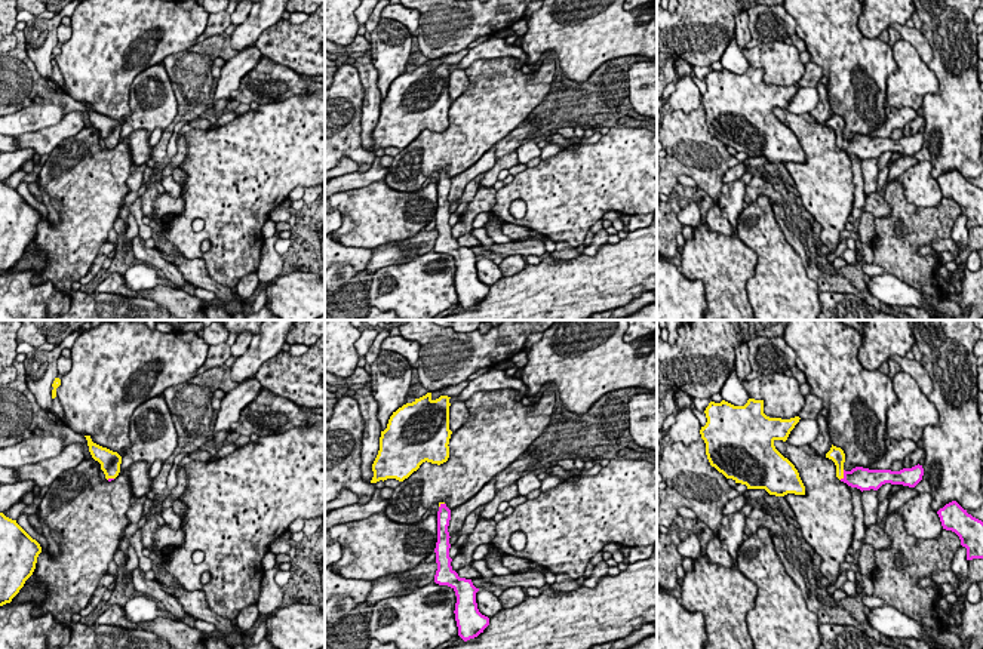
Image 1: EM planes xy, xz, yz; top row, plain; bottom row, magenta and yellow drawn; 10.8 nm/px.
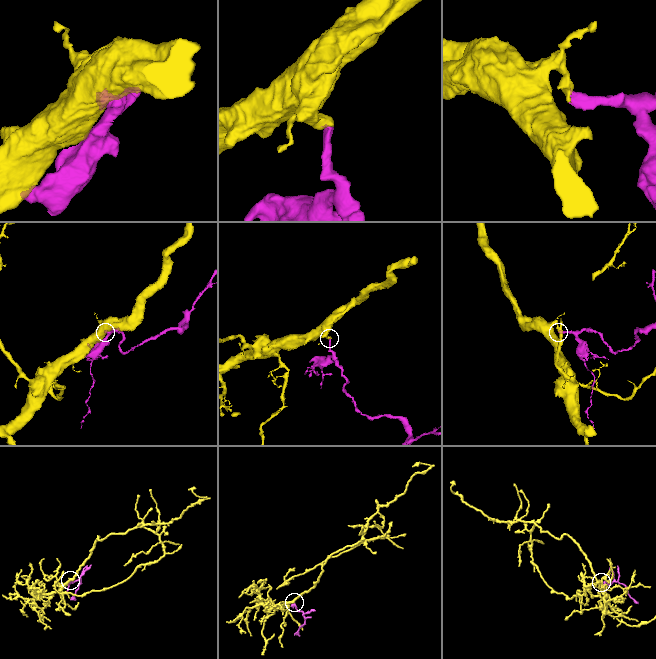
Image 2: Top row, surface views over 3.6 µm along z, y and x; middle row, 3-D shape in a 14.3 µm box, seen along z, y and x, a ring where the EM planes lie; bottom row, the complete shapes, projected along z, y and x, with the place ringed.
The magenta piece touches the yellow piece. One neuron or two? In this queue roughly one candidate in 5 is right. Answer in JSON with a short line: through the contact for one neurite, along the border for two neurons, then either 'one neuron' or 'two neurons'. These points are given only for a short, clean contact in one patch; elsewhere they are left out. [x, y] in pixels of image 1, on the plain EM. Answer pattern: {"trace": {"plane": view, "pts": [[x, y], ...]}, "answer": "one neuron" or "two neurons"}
{"trace": {"plane": "yz", "pts": [[863, 147], [844, 142], [835, 122]]}, "answer": "one neuron"}

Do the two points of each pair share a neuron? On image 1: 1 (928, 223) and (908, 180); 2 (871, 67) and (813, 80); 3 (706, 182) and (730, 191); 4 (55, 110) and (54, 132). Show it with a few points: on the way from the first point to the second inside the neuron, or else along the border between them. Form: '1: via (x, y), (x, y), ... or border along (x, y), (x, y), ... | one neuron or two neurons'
1: border along (896, 182), (918, 206), (934, 208), (942, 202) | two neurons
2: border along (810, 61), (823, 74) | two neurons
3: border along (722, 182), (719, 194), (721, 214), (730, 223) | two neurons
4: border along (64, 114), (54, 125), (20, 134) | two neurons

